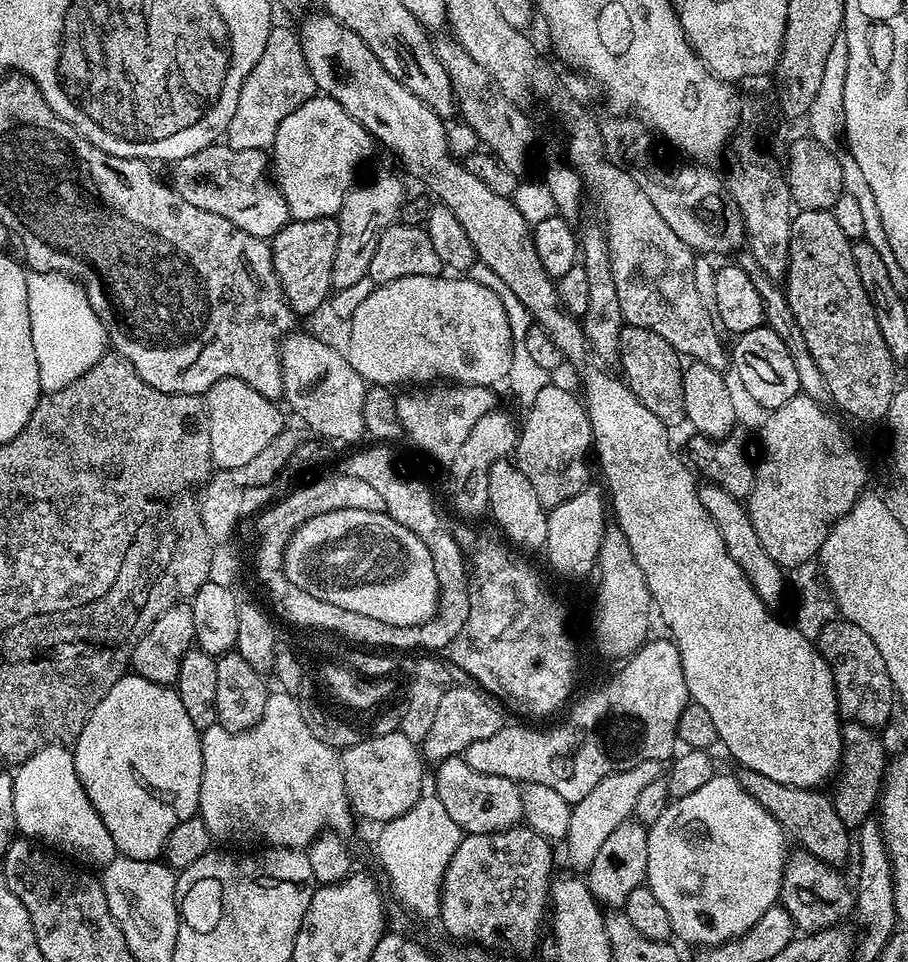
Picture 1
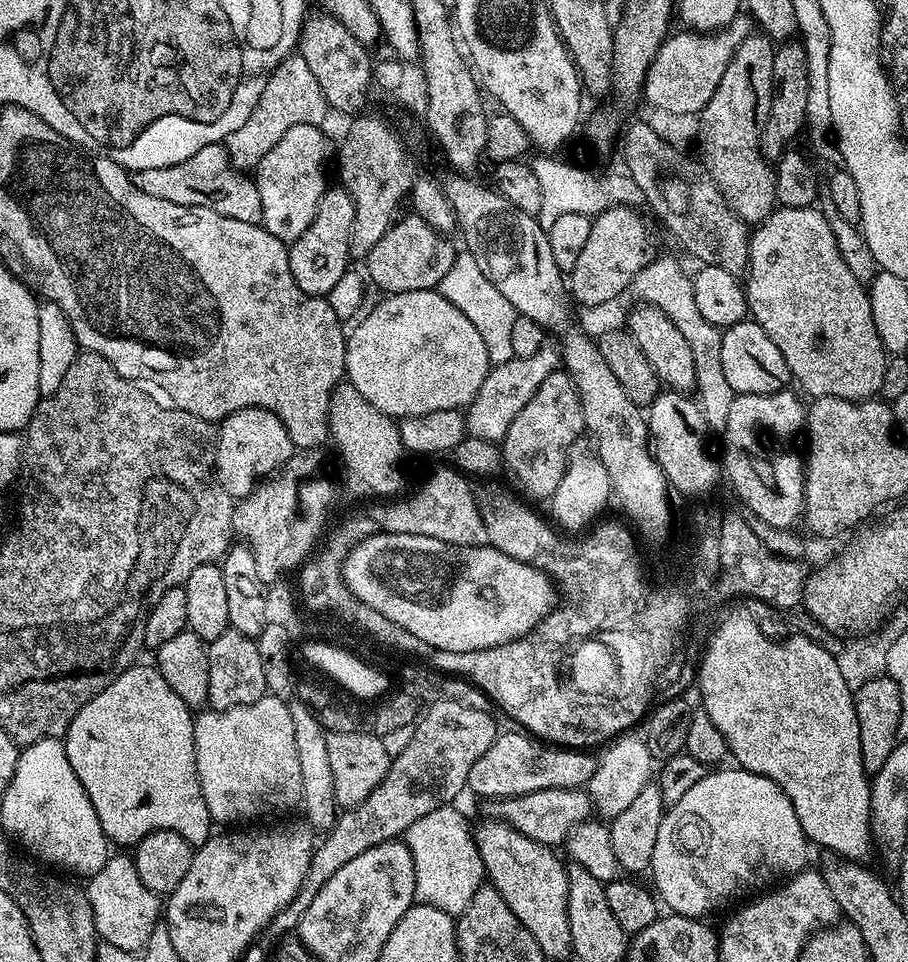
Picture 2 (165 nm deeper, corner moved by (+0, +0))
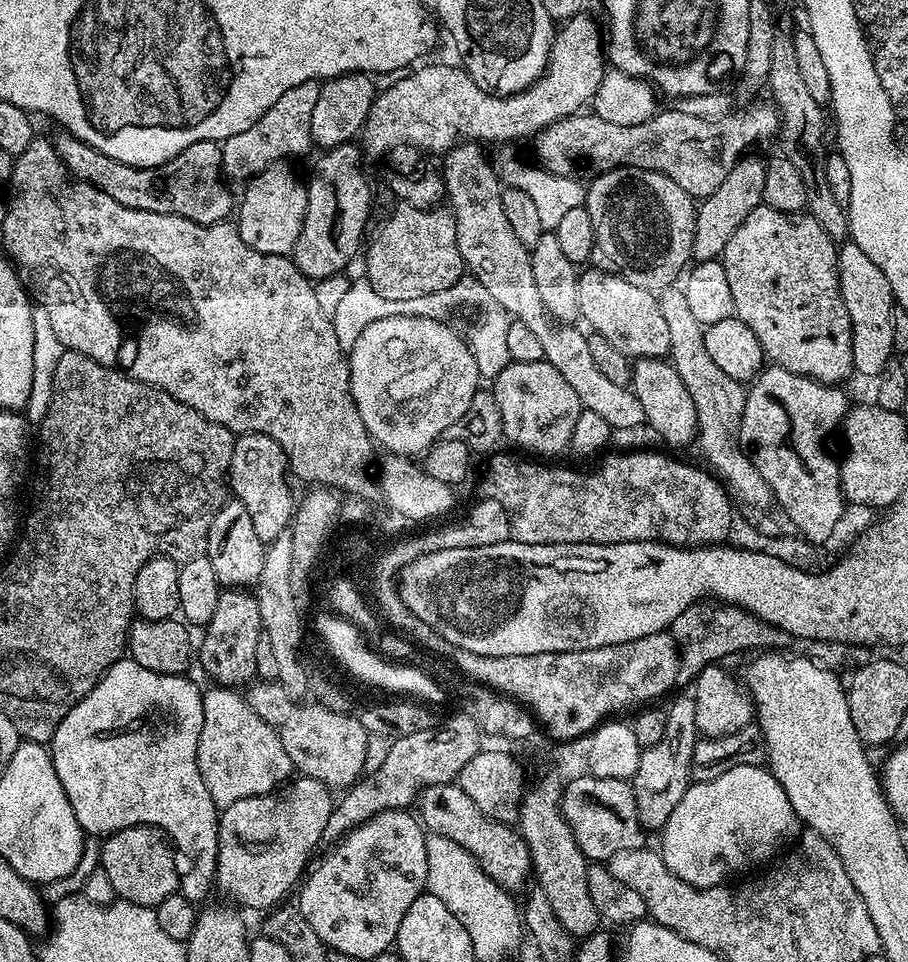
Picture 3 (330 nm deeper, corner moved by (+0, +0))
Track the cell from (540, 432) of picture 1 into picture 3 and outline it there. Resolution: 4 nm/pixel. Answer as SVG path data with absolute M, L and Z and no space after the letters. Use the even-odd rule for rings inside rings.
M548 360L508 364L506 370L491 381L490 391L498 402L498 410L502 410L505 441L525 448L528 451L525 453L536 458L552 458L548 456L569 451L570 434L574 434L581 410L580 399Z

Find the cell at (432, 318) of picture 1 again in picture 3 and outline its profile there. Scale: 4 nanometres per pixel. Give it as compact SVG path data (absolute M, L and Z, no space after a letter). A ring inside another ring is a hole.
M430 317L381 318L363 330L358 342L347 353L350 386L358 414L362 414L362 422L373 441L386 448L387 453L412 458L427 452L462 414L466 414L474 394L481 387L482 377L478 374L469 341L443 323L443 319Z

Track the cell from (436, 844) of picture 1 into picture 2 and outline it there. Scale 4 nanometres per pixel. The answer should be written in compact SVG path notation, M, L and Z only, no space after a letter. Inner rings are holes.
M456 806L430 810L430 814L418 818L418 822L404 832L402 839L414 858L416 900L426 906L438 906L438 910L446 910L446 914L459 918L486 880L473 829L470 824L468 828L463 814Z

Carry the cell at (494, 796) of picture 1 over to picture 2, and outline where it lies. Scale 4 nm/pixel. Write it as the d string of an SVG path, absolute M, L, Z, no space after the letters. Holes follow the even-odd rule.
M547 788L521 796L505 796L487 801L487 815L494 820L505 820L514 830L549 846L560 846L569 834L593 815L592 797L579 788Z

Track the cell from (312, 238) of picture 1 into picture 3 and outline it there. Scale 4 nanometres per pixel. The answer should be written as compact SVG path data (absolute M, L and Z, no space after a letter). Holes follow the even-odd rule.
M349 142L327 149L321 156L324 157L312 168L312 177L306 180L306 214L298 242L290 253L290 259L298 266L298 270L302 270L302 274L313 282L341 275L344 267L355 258L356 251L359 248L361 251L368 211L372 208L372 192L360 169L361 149Z

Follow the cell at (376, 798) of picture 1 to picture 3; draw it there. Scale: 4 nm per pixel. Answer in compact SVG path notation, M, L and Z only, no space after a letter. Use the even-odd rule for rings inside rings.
M257 679L249 683L246 688L248 705L254 709L266 723L278 734L282 742L282 750L290 758L293 769L300 776L309 776L322 782L329 790L347 790L365 775L366 748L369 731L364 727L364 721L359 715L352 716L347 711L336 712L319 702L301 702L293 700L279 682Z

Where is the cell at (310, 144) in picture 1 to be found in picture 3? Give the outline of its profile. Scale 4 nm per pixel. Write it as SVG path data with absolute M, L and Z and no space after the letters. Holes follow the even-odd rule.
M281 162L262 170L243 185L244 197L238 200L238 227L242 242L262 254L288 256L302 230L308 189L288 167L287 163Z

